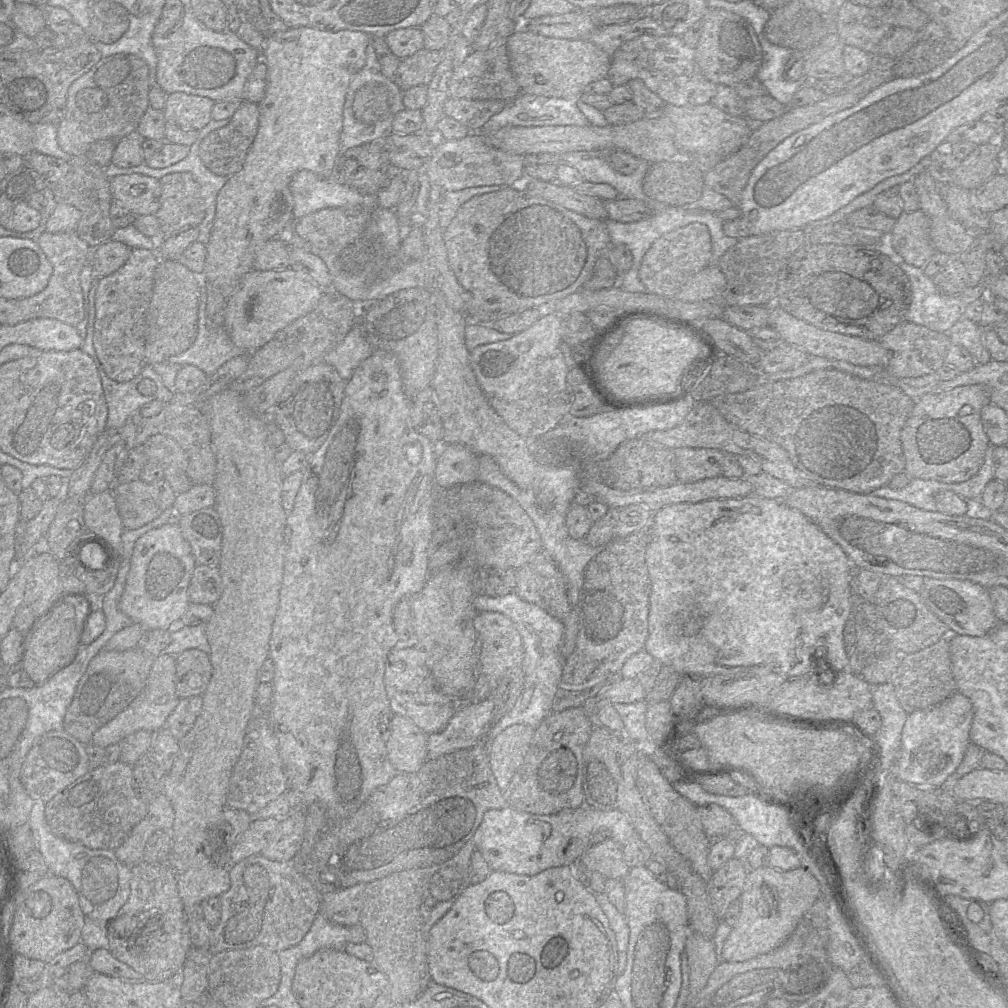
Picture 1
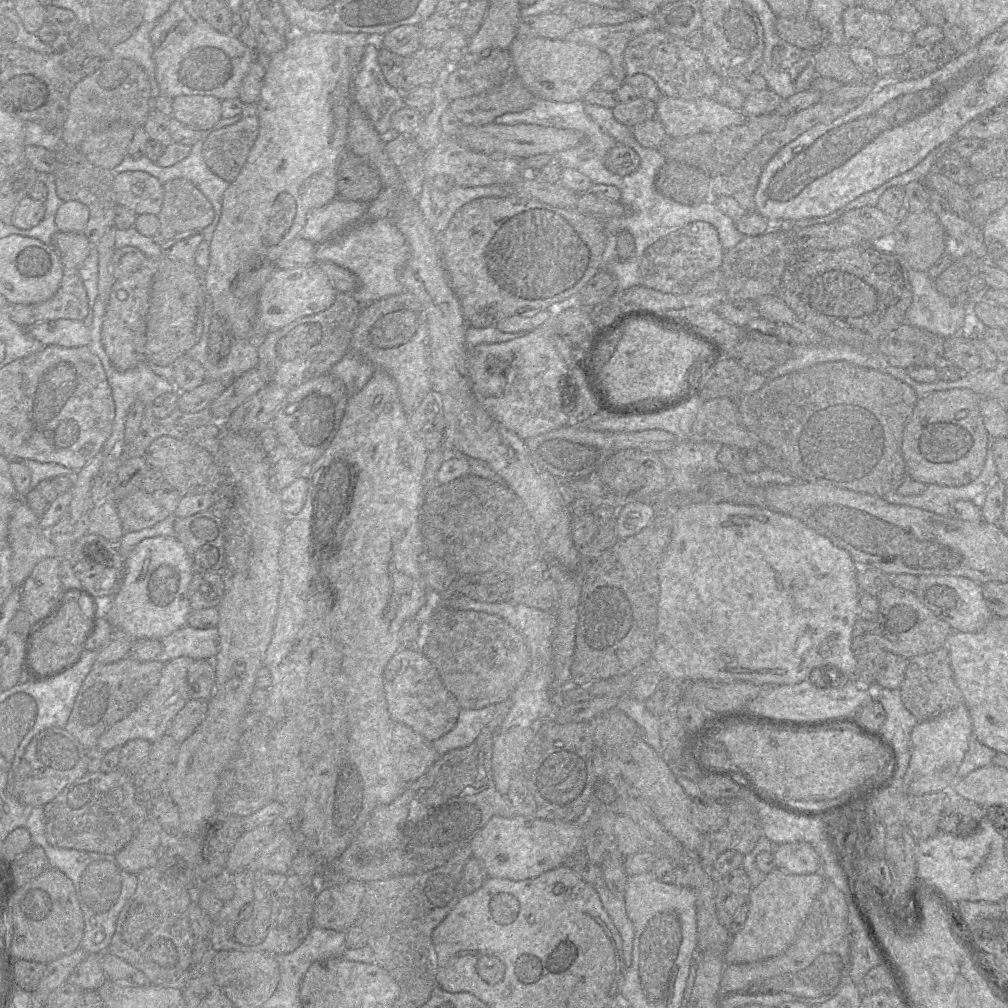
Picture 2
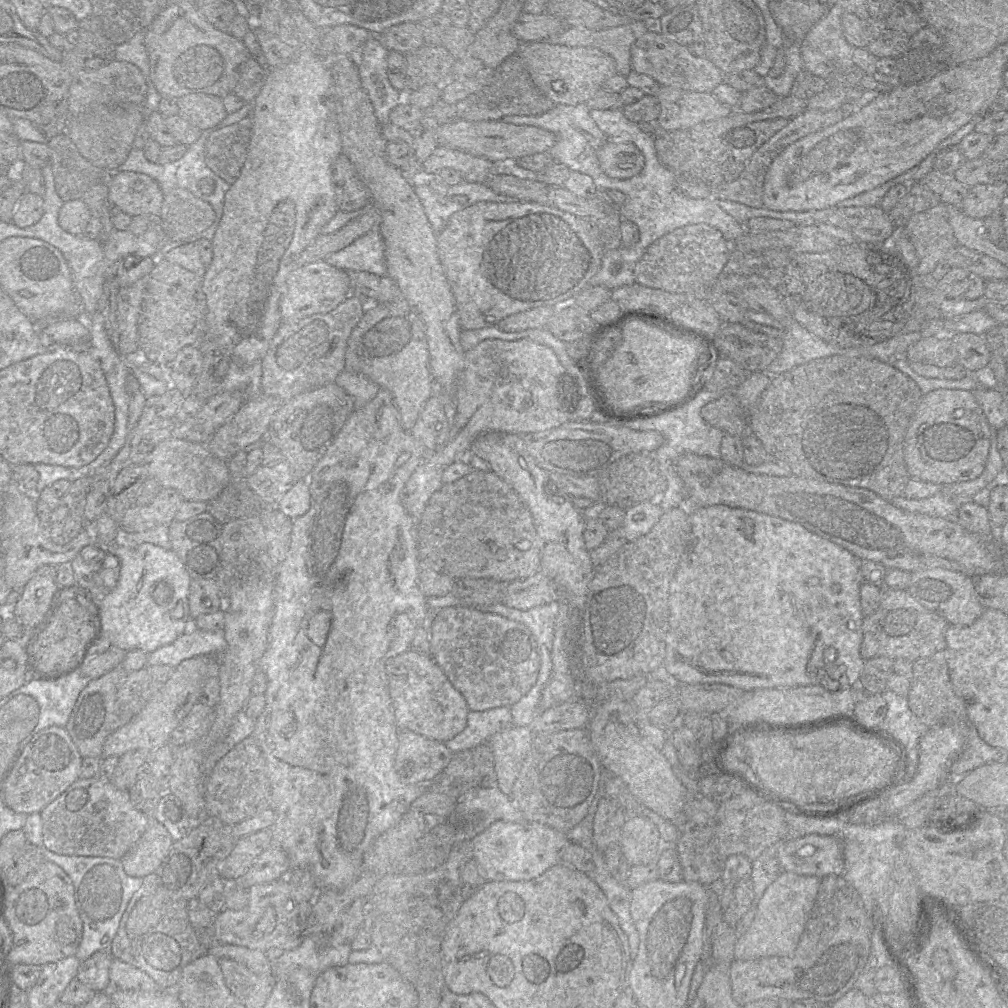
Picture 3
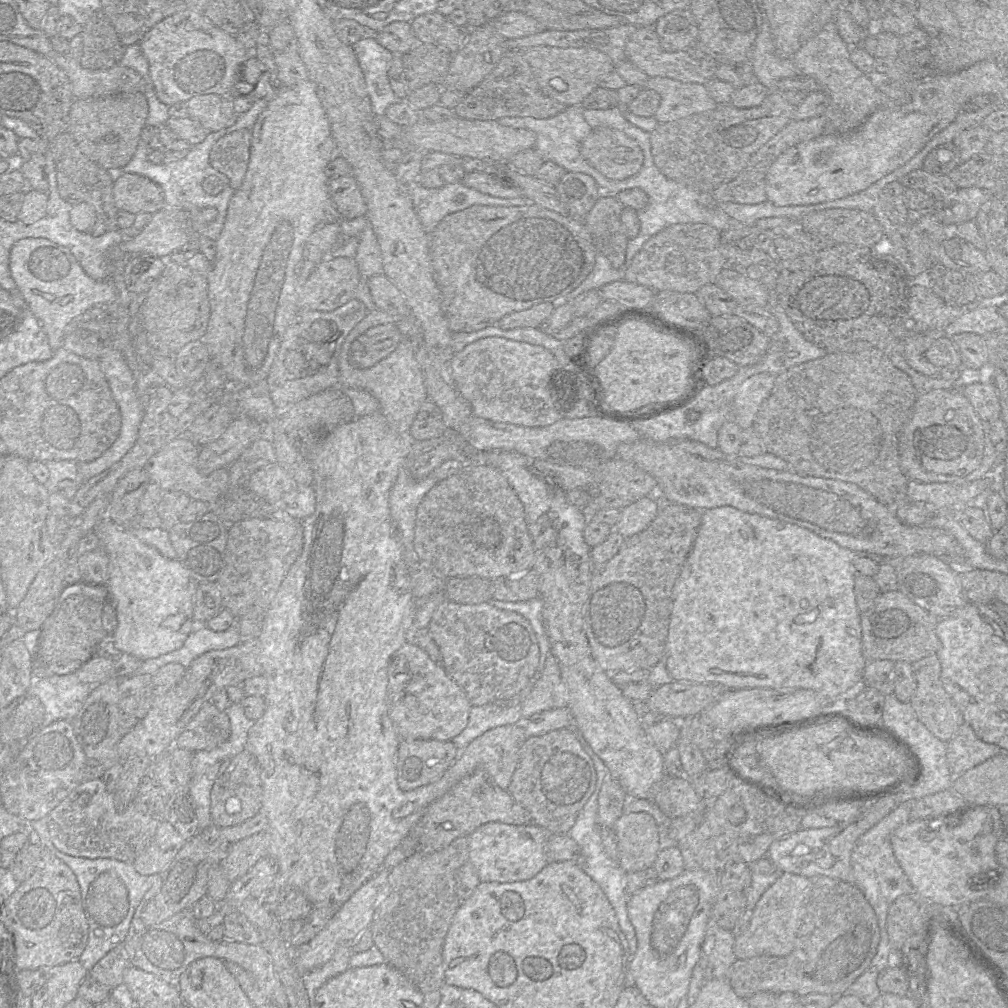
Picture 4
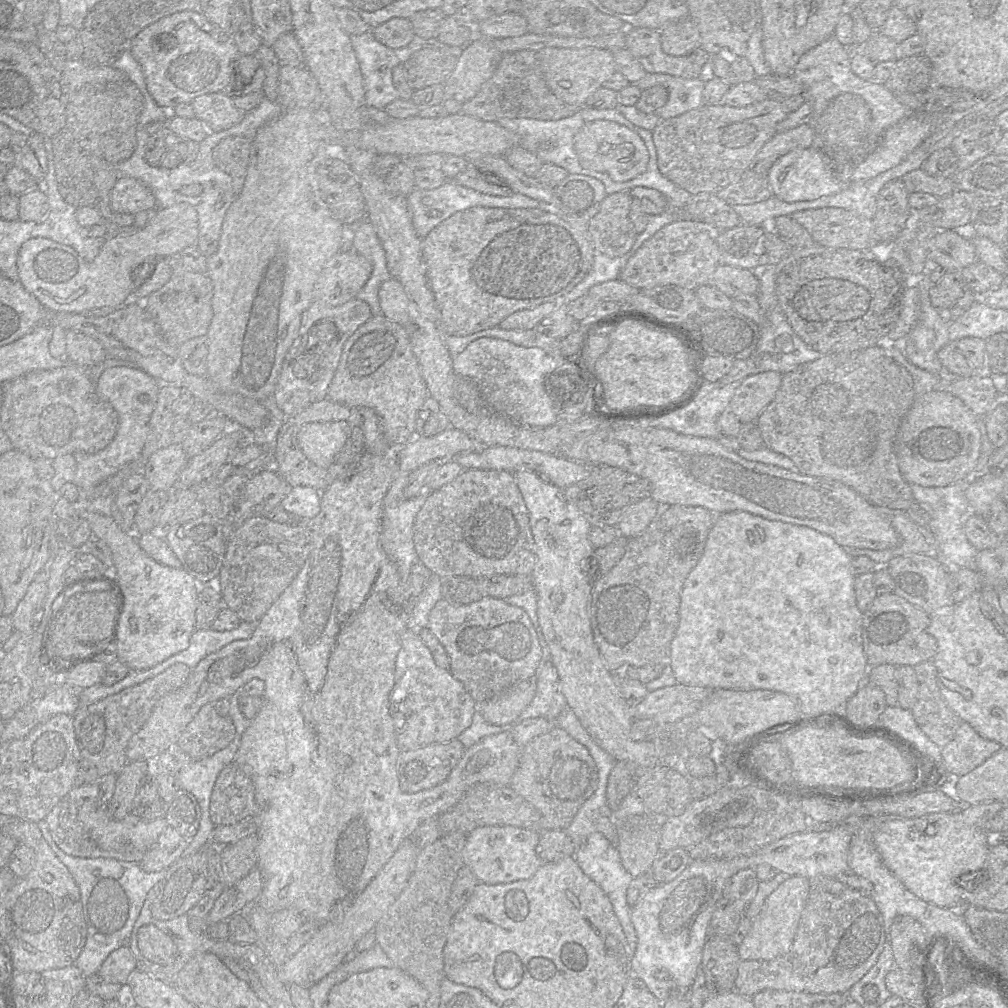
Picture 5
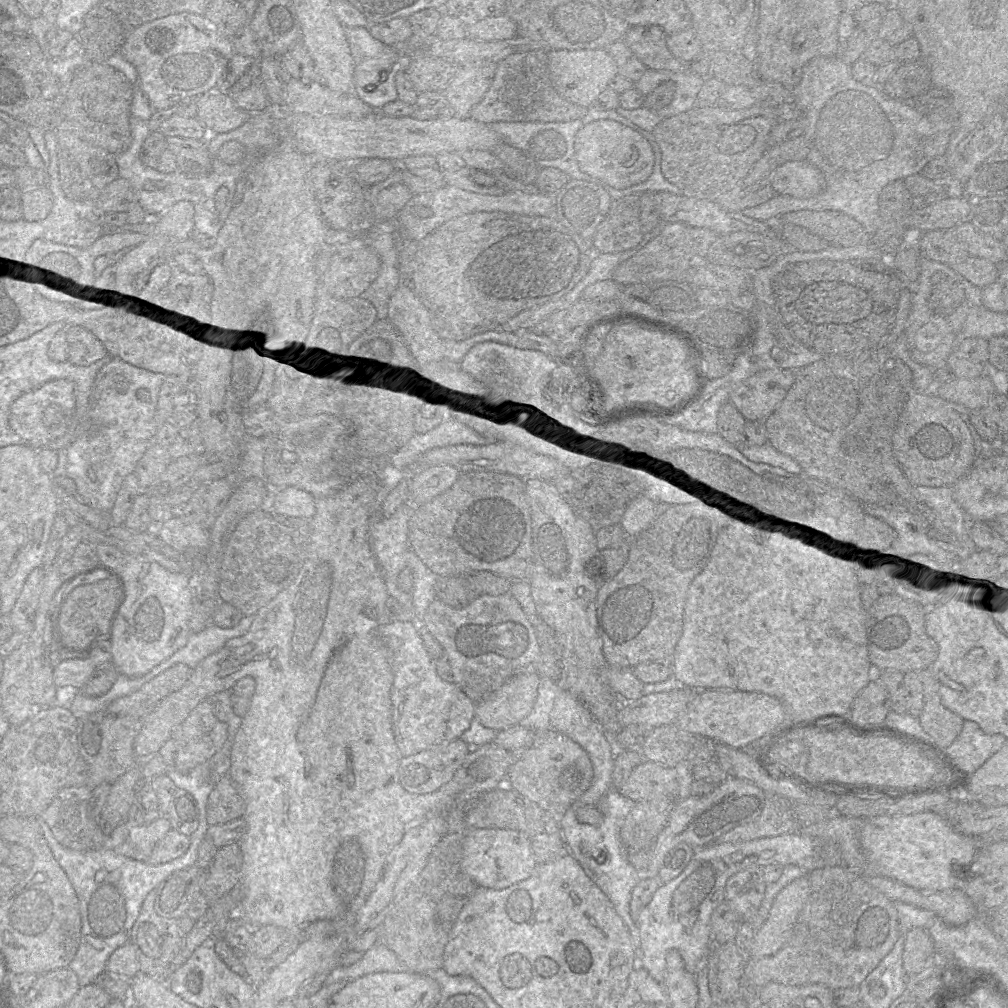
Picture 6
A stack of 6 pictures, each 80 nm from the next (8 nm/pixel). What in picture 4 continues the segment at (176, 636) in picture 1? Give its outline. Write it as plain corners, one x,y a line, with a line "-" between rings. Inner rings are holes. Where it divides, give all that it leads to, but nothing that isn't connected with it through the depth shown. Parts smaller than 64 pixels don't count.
193,622
193,631
189,633
182,647
157,658
142,661
132,675
151,674
169,663
179,663
187,668
201,654
224,648
230,648
240,642
236,625
224,631
212,631
205,623

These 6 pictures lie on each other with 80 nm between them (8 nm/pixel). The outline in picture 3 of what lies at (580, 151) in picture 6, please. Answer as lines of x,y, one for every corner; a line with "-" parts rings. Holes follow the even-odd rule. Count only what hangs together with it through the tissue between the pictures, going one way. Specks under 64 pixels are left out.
607,140
599,149
598,162
601,170
610,178
629,179
644,166
640,150
630,142

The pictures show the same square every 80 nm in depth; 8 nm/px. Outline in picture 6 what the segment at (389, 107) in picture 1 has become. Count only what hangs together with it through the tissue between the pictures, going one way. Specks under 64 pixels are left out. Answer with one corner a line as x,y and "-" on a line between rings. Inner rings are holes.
345,27
345,33
354,62
354,94
374,110
380,110
387,103
397,100
396,74
404,72
411,59
398,55
392,47
373,38
366,27

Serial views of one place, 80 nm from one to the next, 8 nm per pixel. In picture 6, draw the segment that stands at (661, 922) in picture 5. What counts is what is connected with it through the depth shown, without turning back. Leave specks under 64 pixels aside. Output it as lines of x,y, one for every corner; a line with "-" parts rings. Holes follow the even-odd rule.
738,842
738,843
722,843
722,844
716,844
712,843
707,846
704,846
700,849
695,850
695,854
692,857
691,861
687,865
687,867
684,869
684,871
674,880
662,884
658,890
654,893
651,901
645,908
641,911
638,921
637,921
637,926
639,928
640,932
640,948
639,948
639,959
640,963
639,966
643,967
646,969
649,974
659,983
664,984
664,979
665,979
665,973
666,973
666,954
669,950
671,949
676,949
678,952
681,954
681,957
684,961
684,966
685,969
691,973
691,974
697,974
703,966
706,965
708,955
710,953
710,920
711,916
714,912
714,910
725,900
725,889
726,889
726,883
728,879
742,871
740,868
741,866
744,865
744,861
741,860
740,863
736,863
736,859
742,859
742,855
740,853
740,847
739,845
744,844
744,842

